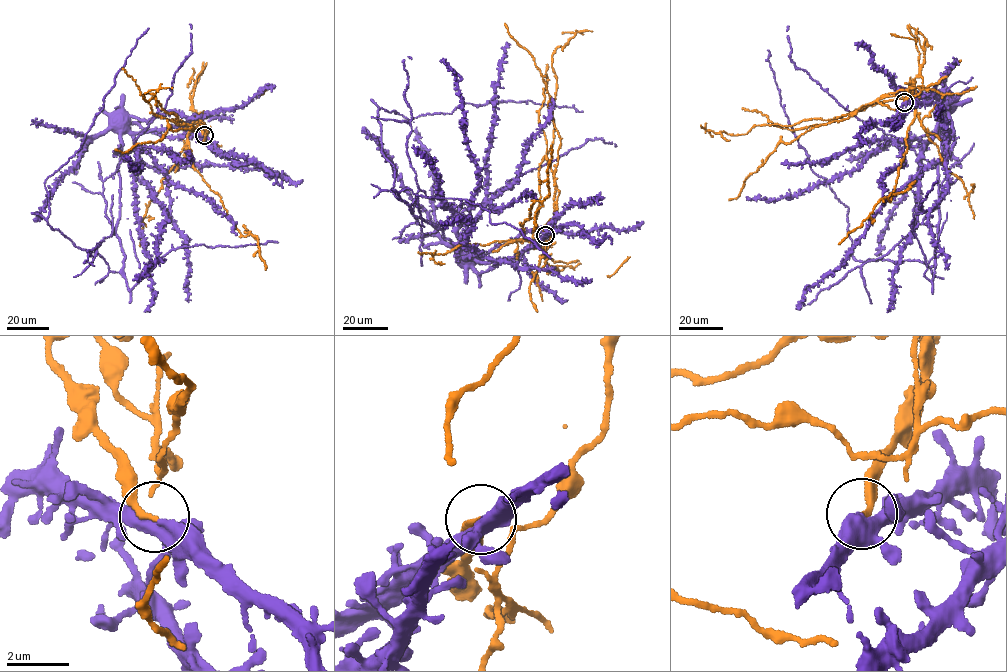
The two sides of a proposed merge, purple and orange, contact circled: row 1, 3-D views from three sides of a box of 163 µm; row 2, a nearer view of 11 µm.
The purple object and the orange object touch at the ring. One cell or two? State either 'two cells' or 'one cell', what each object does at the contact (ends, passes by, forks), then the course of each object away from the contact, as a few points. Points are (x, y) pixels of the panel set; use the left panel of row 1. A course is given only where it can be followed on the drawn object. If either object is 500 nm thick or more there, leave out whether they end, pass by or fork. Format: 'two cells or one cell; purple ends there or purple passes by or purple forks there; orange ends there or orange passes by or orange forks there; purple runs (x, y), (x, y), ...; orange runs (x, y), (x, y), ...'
two cells; purple forks there; orange ends there; purple runs (204, 135), (177, 127), (121, 135), (119, 272), (48, 225), (46, 179), (80, 148), (116, 74), (149, 28); orange runs (204, 135), (196, 118), (189, 128), (171, 120), (177, 115), (152, 97), (143, 98), (172, 88)

